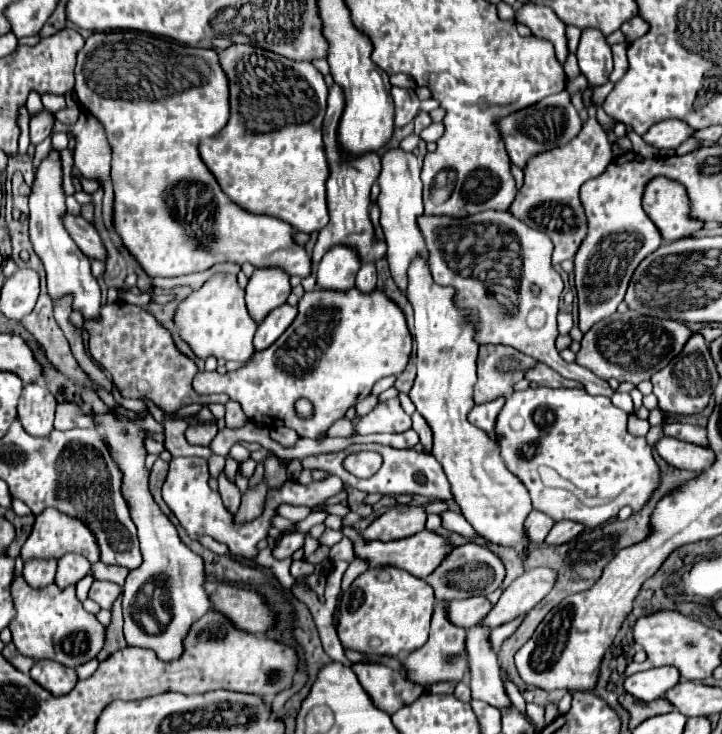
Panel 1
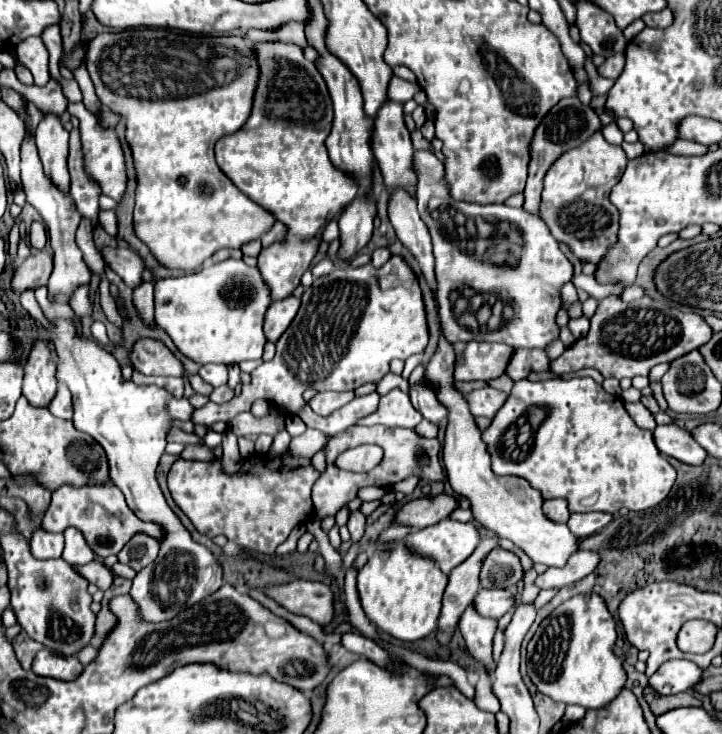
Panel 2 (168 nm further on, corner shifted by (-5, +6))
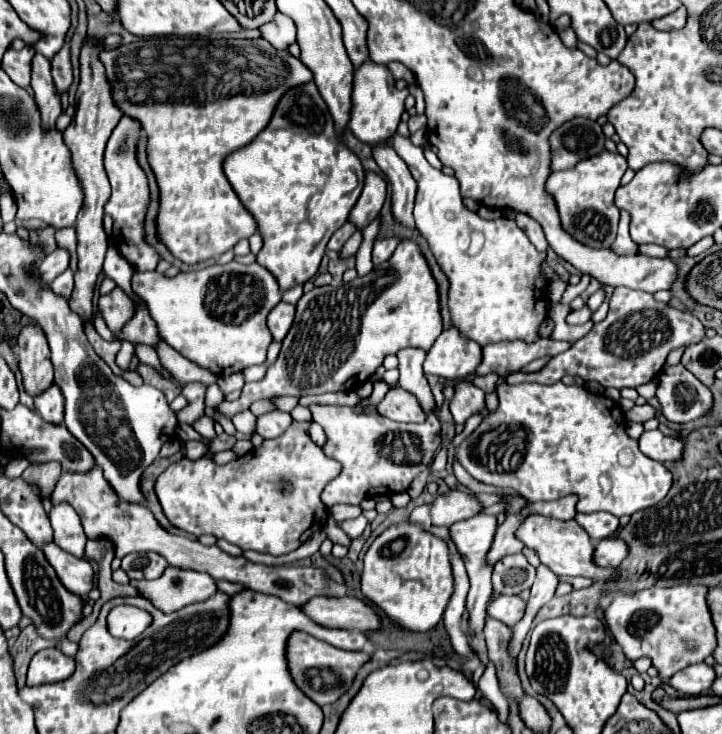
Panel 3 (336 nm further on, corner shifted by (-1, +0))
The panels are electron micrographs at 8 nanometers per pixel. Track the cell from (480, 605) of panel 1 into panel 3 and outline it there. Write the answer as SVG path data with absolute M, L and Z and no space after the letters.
M495 596L487 606L487 616L513 626L521 620L525 610L525 602L519 596Z

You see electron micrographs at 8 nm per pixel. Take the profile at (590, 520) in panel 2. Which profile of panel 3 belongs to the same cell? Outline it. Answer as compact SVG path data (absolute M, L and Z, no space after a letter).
M595 512L595 514L577 514L575 520L583 530L589 534L593 542L599 542L603 538L609 538L617 532L619 528L619 518L611 516L607 512Z

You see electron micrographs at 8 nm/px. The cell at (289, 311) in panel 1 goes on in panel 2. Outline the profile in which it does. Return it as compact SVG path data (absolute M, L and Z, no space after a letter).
M287 296L283 300L271 302L271 306L265 314L265 336L267 336L267 340L271 340L271 342L279 340L279 336L287 330L287 326L295 318L299 304L301 304L301 300L295 296Z

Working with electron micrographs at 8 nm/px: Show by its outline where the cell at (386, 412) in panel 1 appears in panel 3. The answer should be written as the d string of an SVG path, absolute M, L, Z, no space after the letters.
M399 386L385 394L377 410L379 414L395 422L423 422L427 418L415 396L411 396L407 390L401 390Z

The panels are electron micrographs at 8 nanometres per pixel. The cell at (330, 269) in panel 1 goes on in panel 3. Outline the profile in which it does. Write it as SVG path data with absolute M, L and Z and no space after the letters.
M367 172L363 192L349 214L349 222L355 224L357 230L367 228L379 216L381 206L385 202L385 194L387 194L387 182L379 174Z

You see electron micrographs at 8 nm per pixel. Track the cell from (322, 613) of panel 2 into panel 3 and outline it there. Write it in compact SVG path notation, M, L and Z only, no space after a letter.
M319 596L311 598L301 610L323 628L367 632L379 628L379 618L371 606L351 596Z

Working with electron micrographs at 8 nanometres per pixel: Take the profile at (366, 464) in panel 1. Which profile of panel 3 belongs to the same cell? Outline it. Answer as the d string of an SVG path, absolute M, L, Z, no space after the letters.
M293 422L283 436L265 440L259 448L253 448L251 452L225 466L215 464L209 456L203 456L195 462L181 458L179 462L171 464L155 482L155 492L165 516L171 520L171 524L183 528L185 532L191 532L195 536L211 534L215 538L237 544L243 550L257 550L271 556L293 552L309 538L315 528L319 528L319 512L325 512L319 494L325 484L341 472L339 462L327 458L323 450L306 434L306 429L303 422Z

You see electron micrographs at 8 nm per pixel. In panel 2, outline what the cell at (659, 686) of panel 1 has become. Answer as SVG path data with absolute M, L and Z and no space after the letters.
M669 660L663 664L655 676L649 678L649 684L659 694L681 694L695 686L703 676L703 670L691 660Z

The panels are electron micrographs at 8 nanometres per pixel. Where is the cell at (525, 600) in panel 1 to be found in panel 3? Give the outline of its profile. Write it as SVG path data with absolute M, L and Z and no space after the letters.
M605 538L595 544L595 566L619 566L619 562L627 556L627 544L615 538Z

